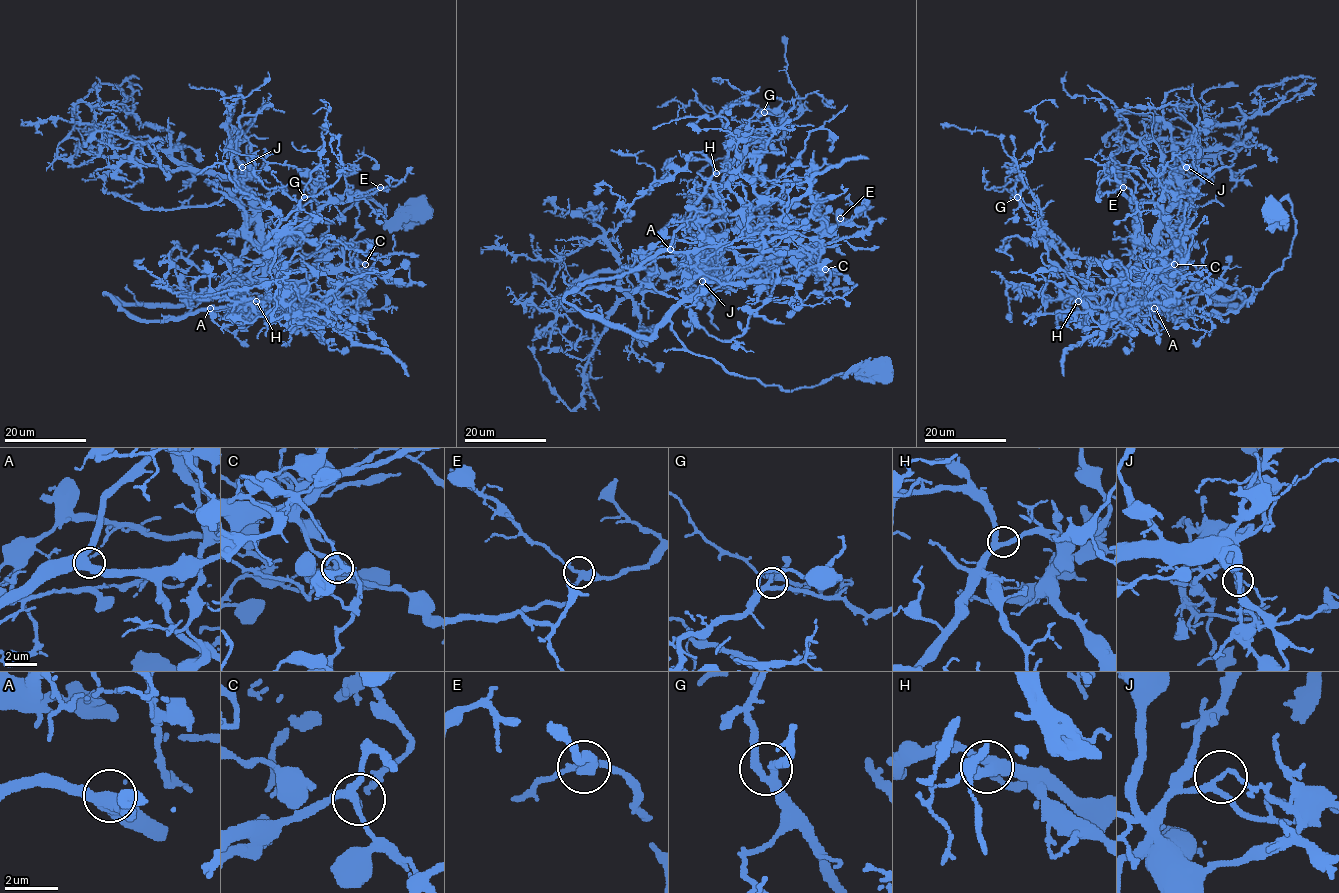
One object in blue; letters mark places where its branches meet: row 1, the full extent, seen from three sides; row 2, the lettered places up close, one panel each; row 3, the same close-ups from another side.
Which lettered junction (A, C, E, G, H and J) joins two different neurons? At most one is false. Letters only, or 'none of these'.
J

